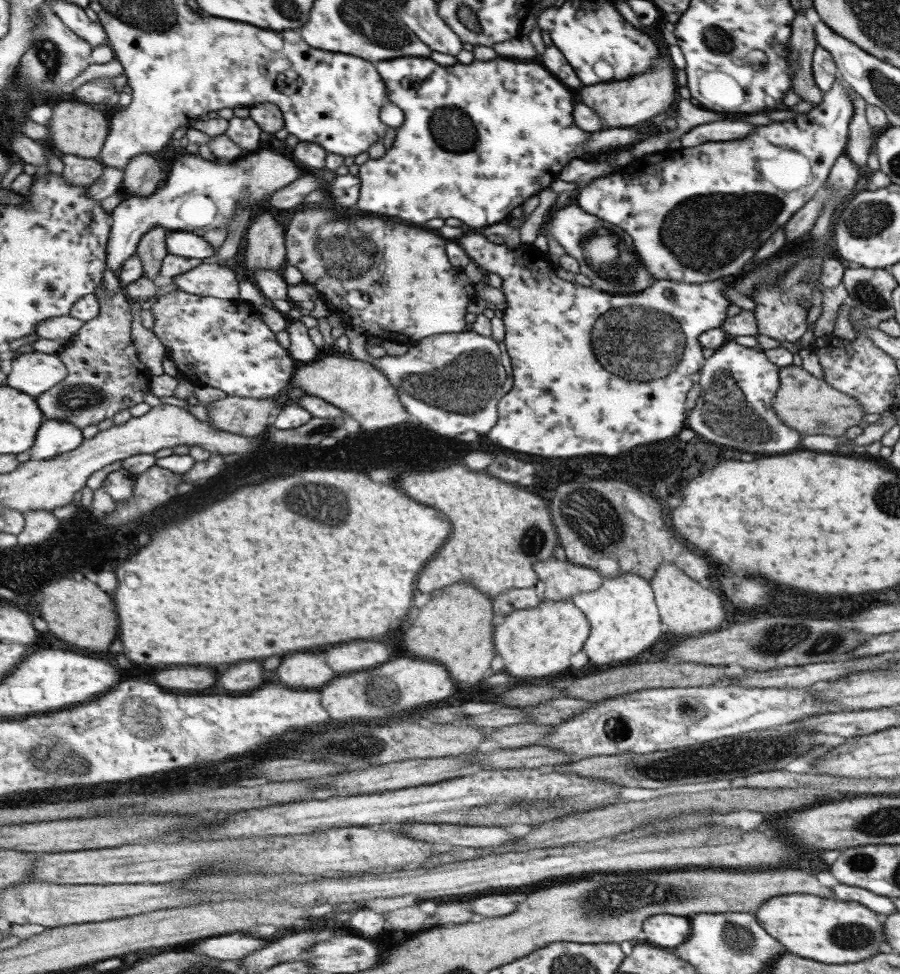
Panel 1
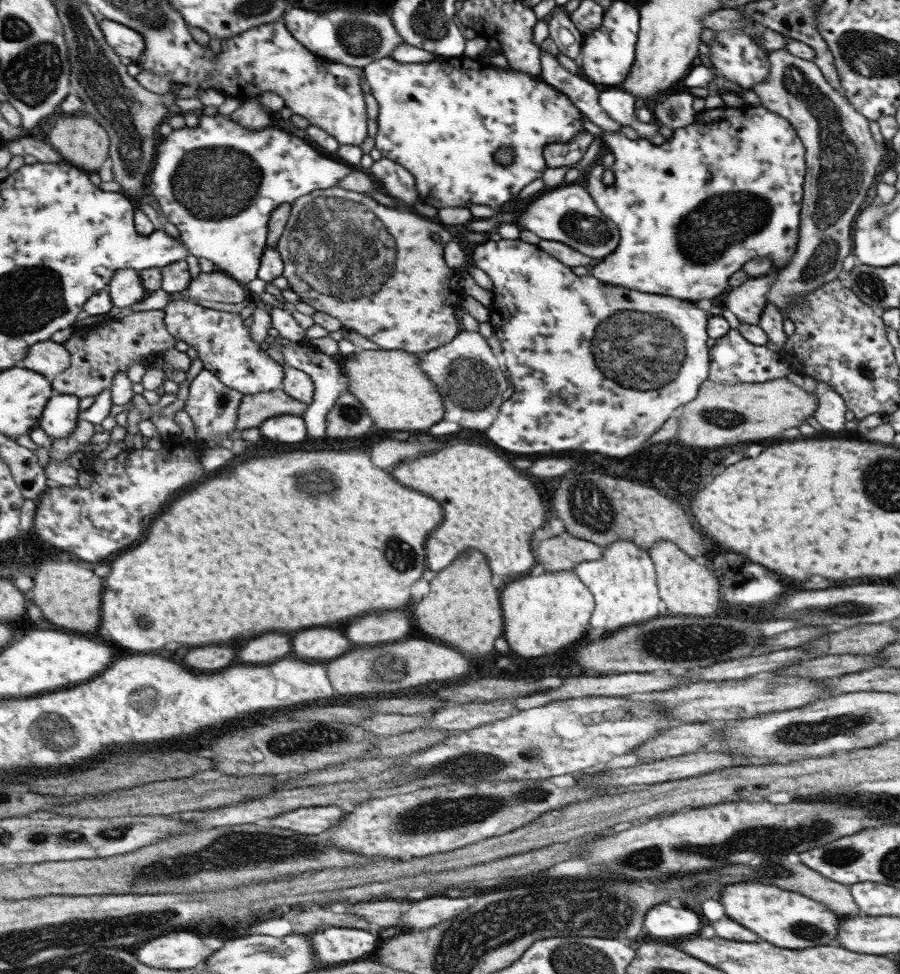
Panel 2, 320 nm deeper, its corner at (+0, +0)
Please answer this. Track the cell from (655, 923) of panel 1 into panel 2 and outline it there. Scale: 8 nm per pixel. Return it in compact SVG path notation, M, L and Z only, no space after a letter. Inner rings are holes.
M659 904L647 910L643 918L645 934L653 934L655 938L669 938L667 942L675 941L675 938L691 937L699 930L699 918L695 912L687 908L677 908L669 904Z

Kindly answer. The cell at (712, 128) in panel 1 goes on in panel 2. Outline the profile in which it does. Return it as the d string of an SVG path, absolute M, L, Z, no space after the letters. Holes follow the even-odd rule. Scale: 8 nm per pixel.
M617 86L600 88L597 100L612 121L618 122L620 126L630 126L637 132L639 139L648 141L649 137L657 132L657 126L646 127L637 120L635 97Z

